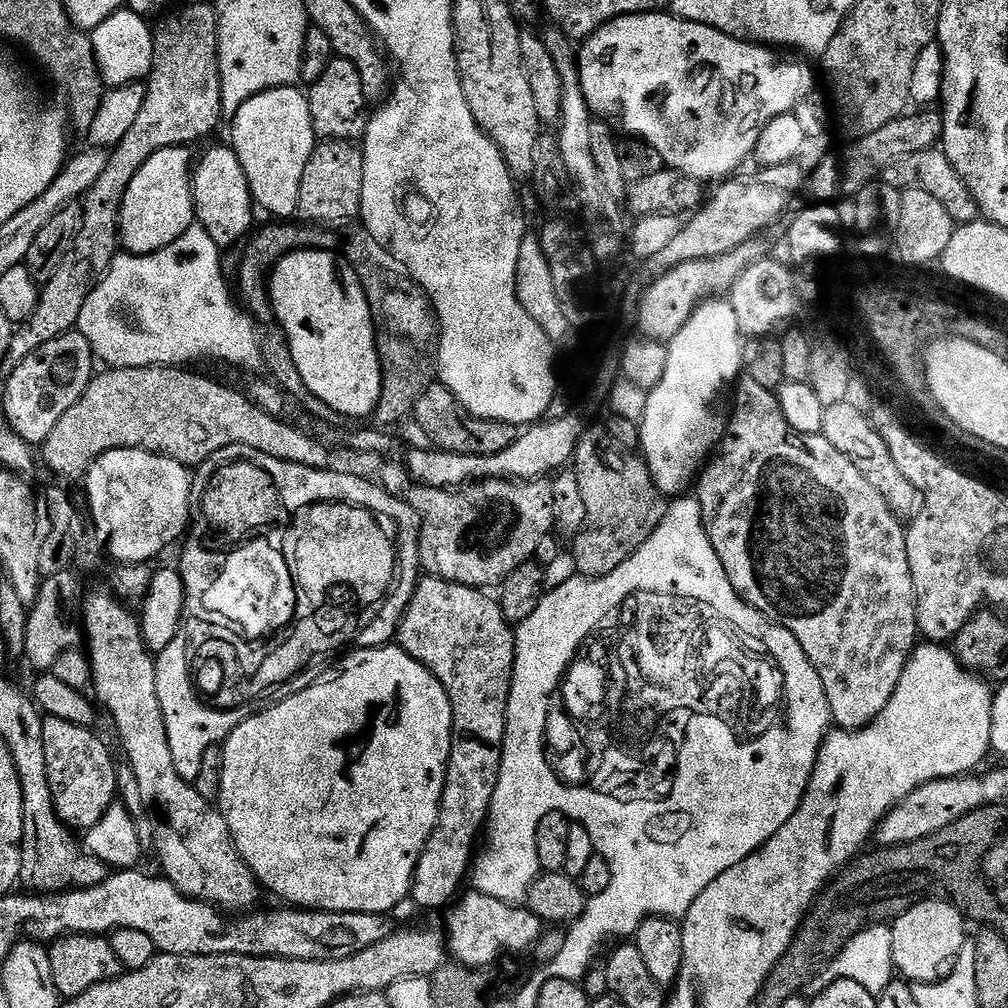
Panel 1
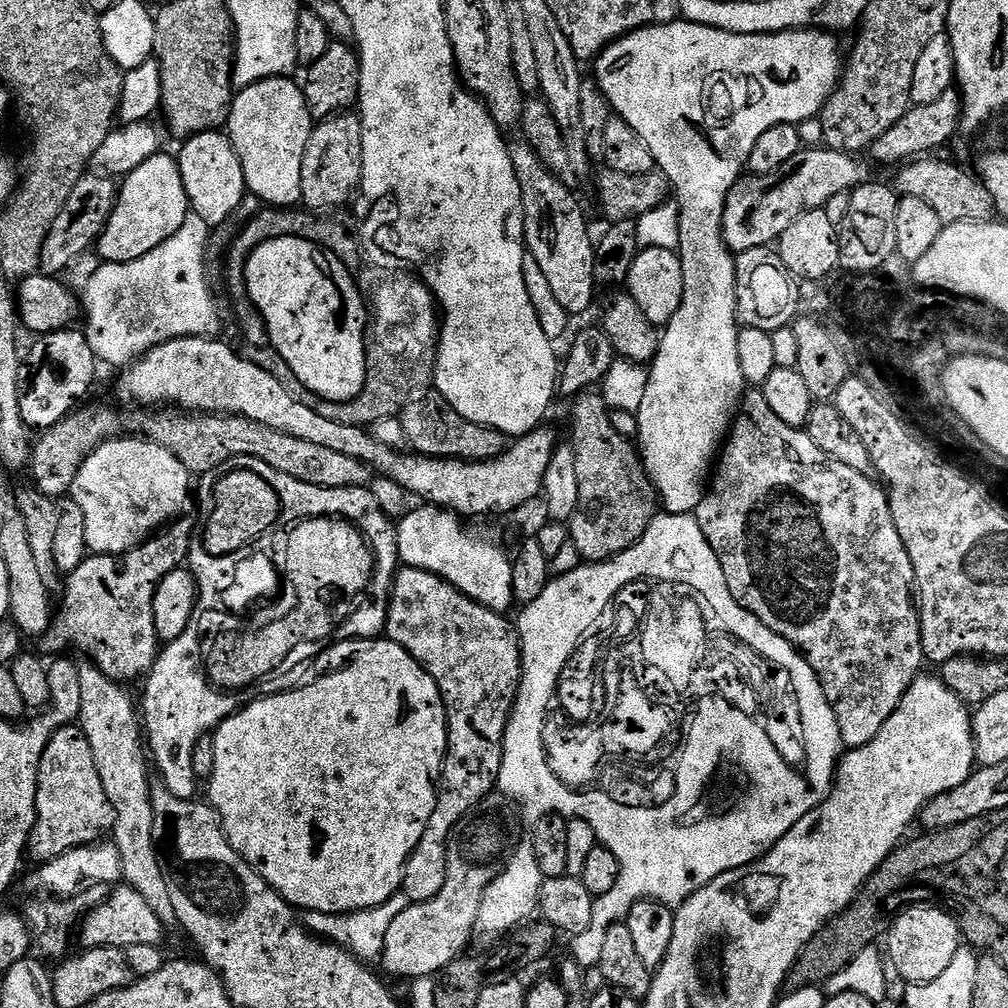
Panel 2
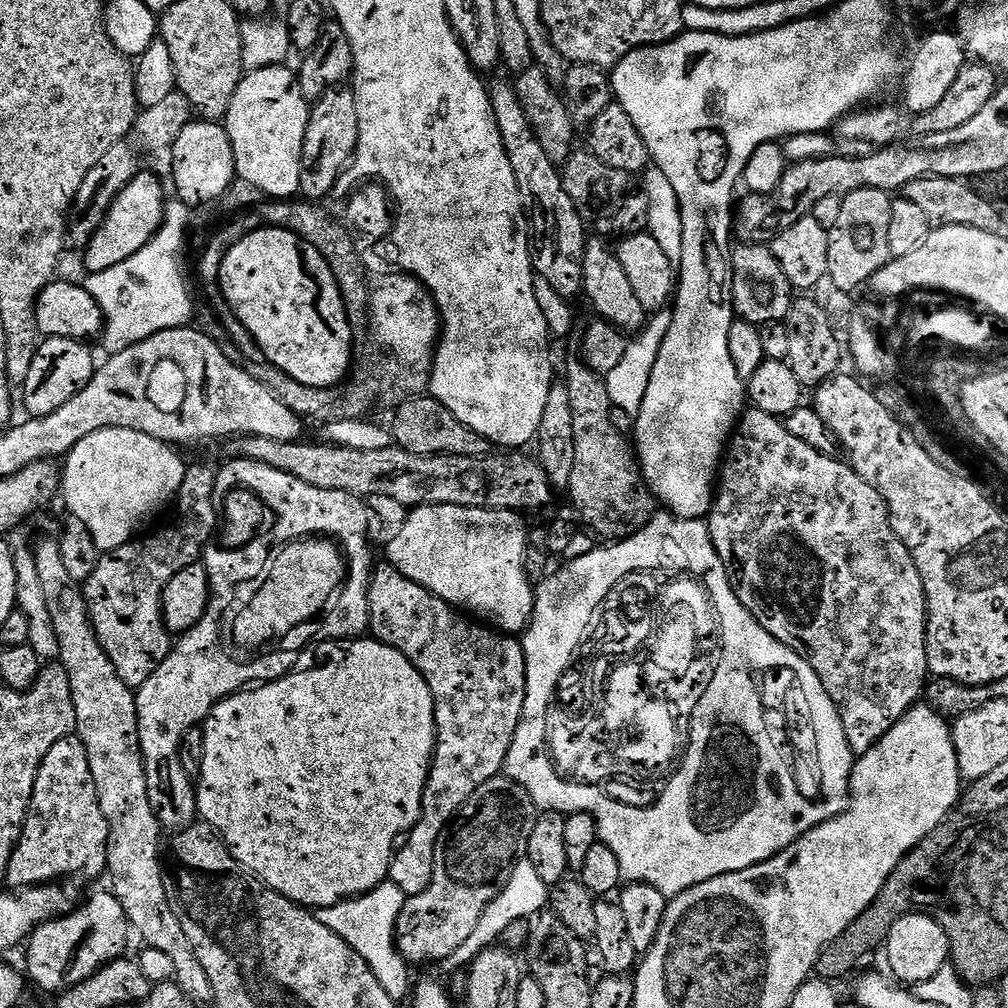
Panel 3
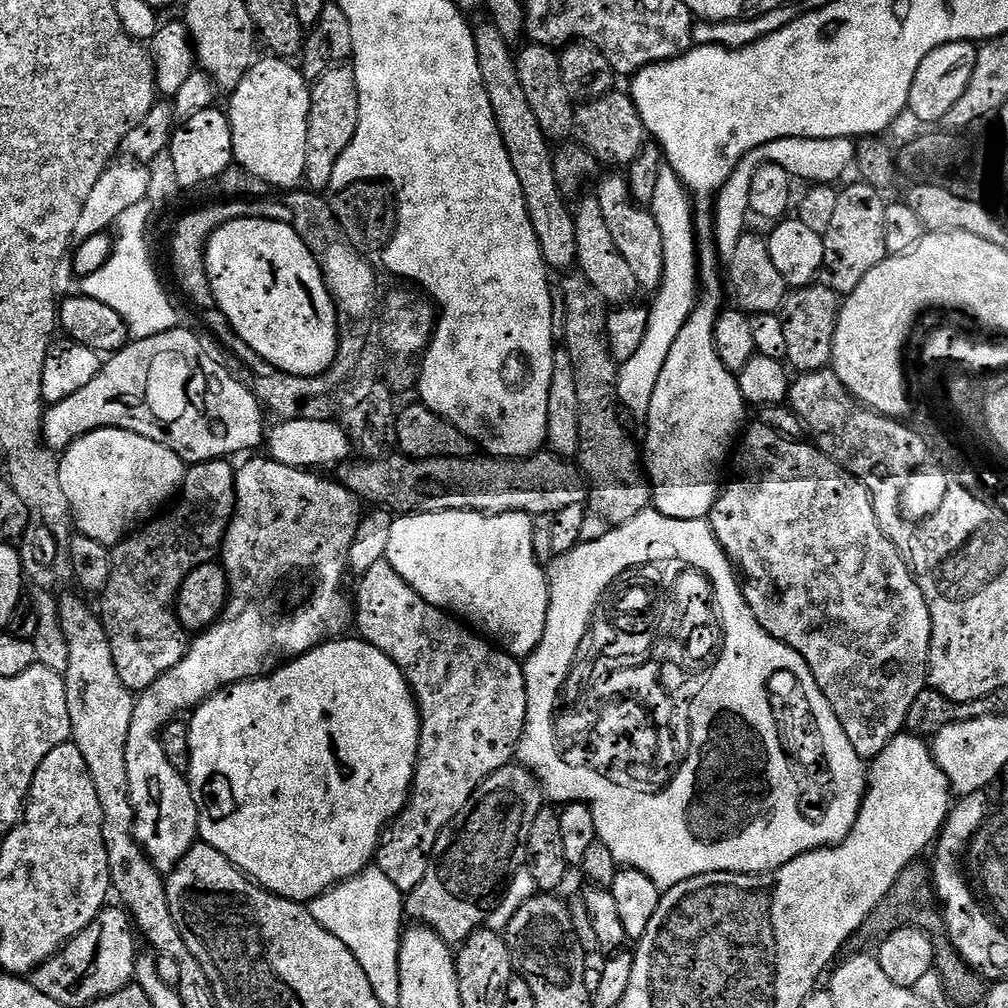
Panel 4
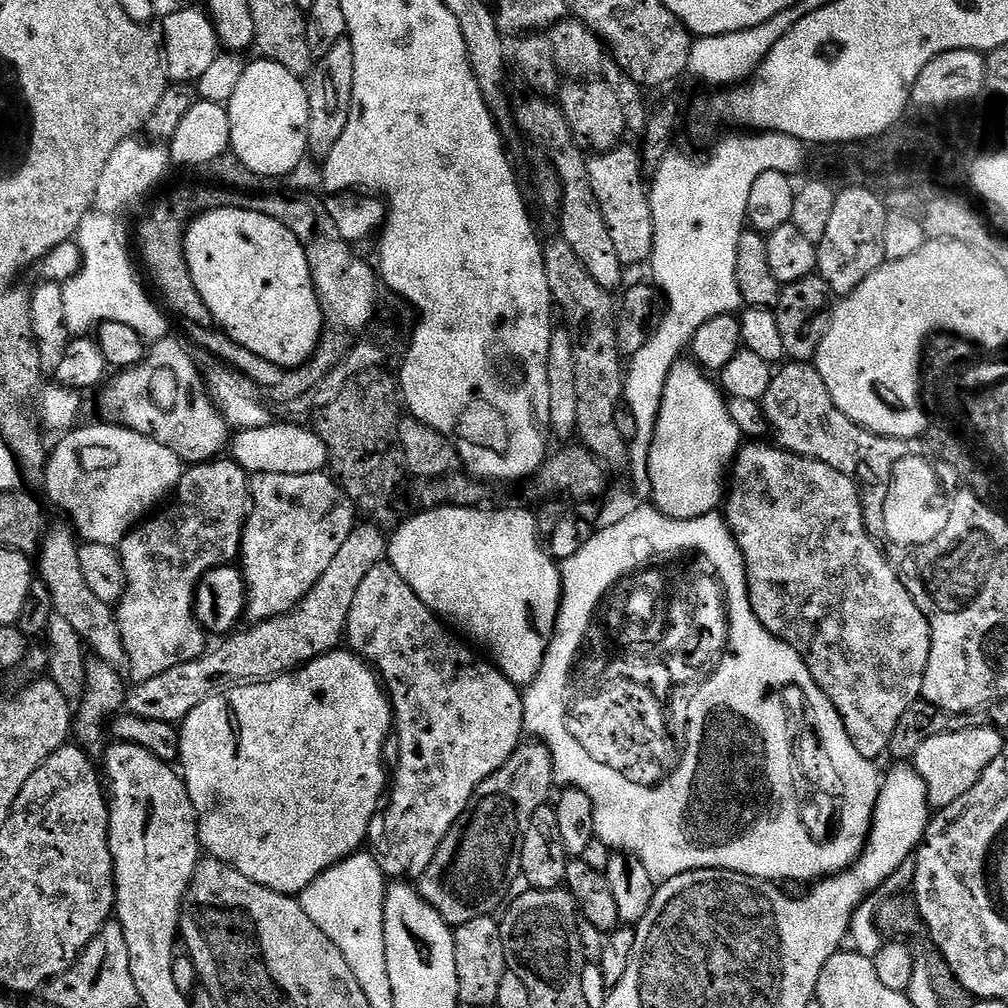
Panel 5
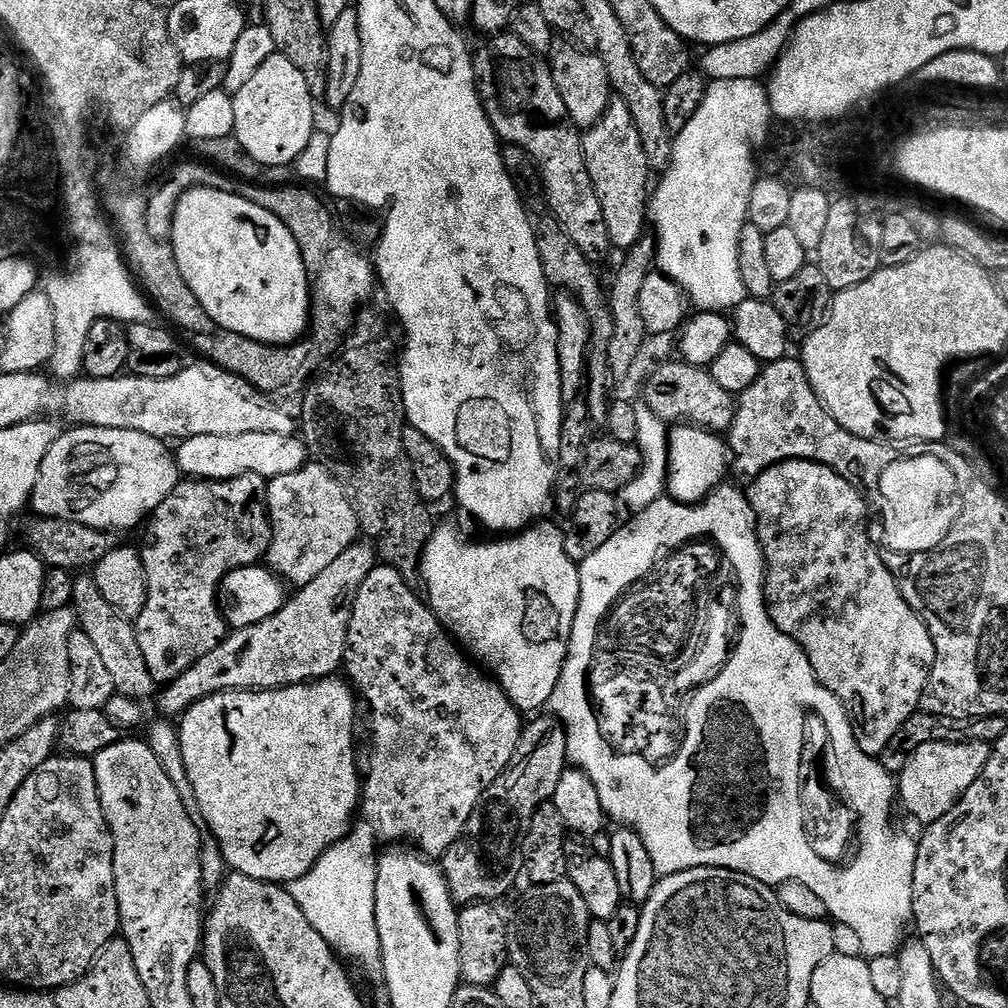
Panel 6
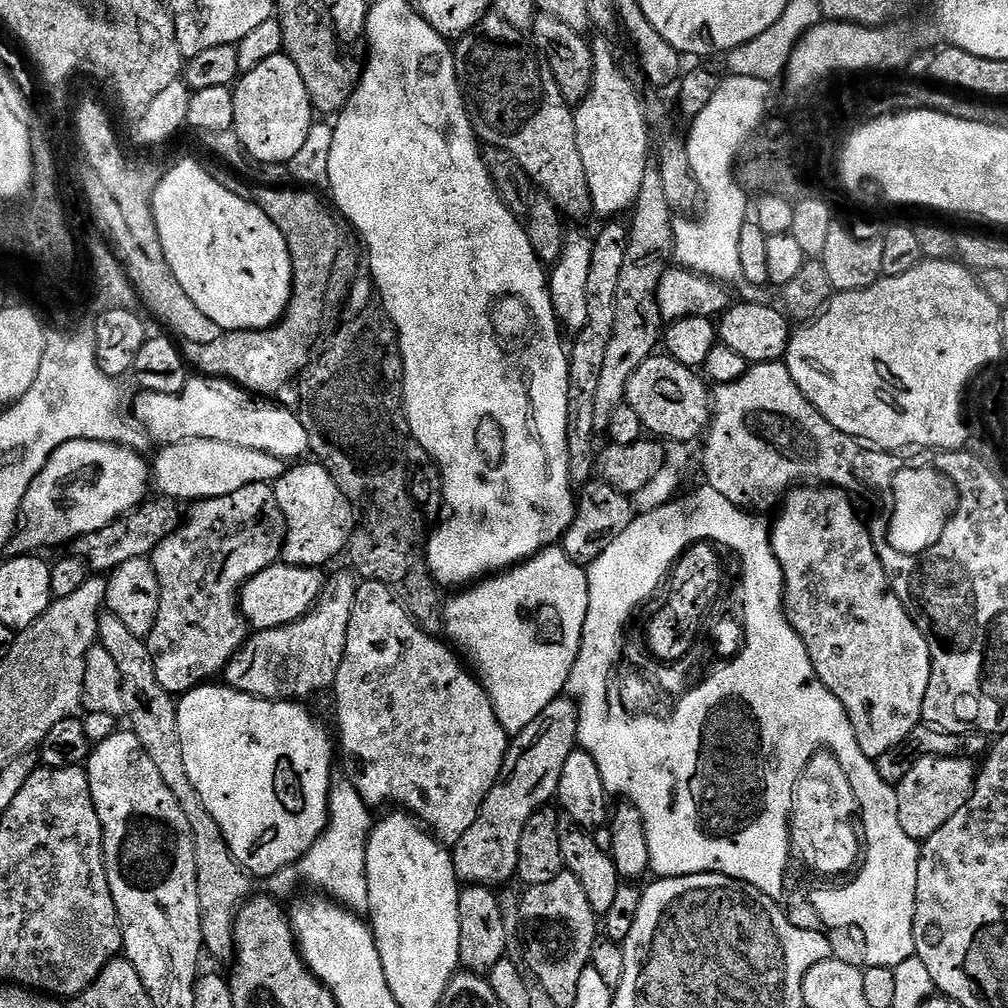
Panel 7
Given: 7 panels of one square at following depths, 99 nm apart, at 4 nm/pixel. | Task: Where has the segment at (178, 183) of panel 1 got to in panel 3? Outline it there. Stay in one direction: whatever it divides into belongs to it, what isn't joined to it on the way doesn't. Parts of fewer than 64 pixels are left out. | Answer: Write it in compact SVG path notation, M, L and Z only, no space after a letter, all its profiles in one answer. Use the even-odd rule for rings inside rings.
M141 170L125 188L117 194L104 225L92 236L88 247L83 249L84 264L89 273L105 272L110 266L118 266L126 262L142 246L146 246L156 237L156 231L164 224L164 206L166 195L160 180L154 173Z

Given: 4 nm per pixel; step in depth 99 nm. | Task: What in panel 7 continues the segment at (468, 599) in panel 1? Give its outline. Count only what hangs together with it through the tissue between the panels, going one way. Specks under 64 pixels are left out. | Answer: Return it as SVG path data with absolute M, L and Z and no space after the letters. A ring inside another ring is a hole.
M364 580L359 585L350 613L345 653L342 654L342 662L338 667L334 692L335 690L336 724L340 727L340 736L338 732L339 747L341 744L345 754L356 756L357 762L364 767L364 773L358 778L355 777L354 780L360 797L370 806L376 806L376 804L403 806L425 829L431 830L441 844L445 846L457 844L462 838L462 834L466 834L466 830L470 830L470 826L474 826L474 818L478 818L478 810L484 799L490 794L492 787L501 783L504 759L510 743L510 734L504 729L502 722L498 722L498 714L494 714L494 706L490 702L486 690L480 685L475 675L465 667L461 657L443 639L432 636L429 632L423 632L413 622L412 615L406 611L392 589L377 580Z

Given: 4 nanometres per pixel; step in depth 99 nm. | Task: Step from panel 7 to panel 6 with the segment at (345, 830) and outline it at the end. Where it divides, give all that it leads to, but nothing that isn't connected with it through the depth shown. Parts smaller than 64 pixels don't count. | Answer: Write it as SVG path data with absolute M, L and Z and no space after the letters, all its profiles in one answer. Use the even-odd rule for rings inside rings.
M357 823L340 841L324 851L322 858L318 858L316 865L305 876L298 878L290 885L290 891L294 902L302 910L306 922L310 922L310 926L318 930L322 938L326 938L326 942L337 956L345 961L353 960L368 975L370 983L380 986L384 982L384 963L382 962L382 942L378 938L378 918L374 914L376 865L378 863L376 847L378 847L378 841L372 833L371 823Z

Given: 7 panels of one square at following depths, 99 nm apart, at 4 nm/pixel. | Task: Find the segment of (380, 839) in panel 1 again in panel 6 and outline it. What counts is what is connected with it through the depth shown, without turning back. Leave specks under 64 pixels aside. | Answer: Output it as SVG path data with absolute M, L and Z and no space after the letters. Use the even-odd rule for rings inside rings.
M325 678L323 680L314 680L310 684L295 684L289 688L269 688L267 690L253 690L250 692L219 692L213 696L202 698L198 703L193 704L191 710L184 713L179 721L180 741L182 742L182 758L186 758L186 774L190 774L190 786L194 786L194 798L198 798L198 806L202 810L202 818L206 825L207 831L215 838L220 853L224 856L225 865L231 871L241 872L255 880L264 880L268 884L278 884L281 886L290 886L298 878L305 876L312 867L318 862L318 858L322 858L322 854L330 846L334 846L340 839L350 831L354 821L358 816L358 809L362 804L362 772L356 769L356 704L358 705L358 696L354 691L351 683L347 679L341 678Z

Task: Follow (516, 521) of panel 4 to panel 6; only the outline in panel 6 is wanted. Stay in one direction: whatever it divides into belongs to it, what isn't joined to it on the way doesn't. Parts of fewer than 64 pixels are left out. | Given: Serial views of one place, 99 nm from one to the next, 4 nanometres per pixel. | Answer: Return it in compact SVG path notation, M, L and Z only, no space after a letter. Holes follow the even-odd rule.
M537 522L522 532L509 535L507 538L492 538L489 544L471 544L468 540L463 540L460 537L460 532L456 528L451 528L450 525L444 524L435 529L433 534L428 539L428 543L424 546L424 553L420 557L420 566L418 569L419 575L424 575L424 588L428 591L426 595L426 603L432 612L440 620L441 626L449 636L455 638L461 645L468 644L467 651L487 671L490 673L493 680L499 684L500 689L510 698L510 702L522 714L528 712L539 713L540 707L547 705L551 701L554 694L554 686L558 686L558 678L562 674L562 666L566 662L566 654L568 653L568 643L570 642L570 634L574 626L574 618L578 610L578 602L580 601L580 566L577 561L570 559L566 554L566 546L564 545L564 533L558 527L548 524L549 522Z

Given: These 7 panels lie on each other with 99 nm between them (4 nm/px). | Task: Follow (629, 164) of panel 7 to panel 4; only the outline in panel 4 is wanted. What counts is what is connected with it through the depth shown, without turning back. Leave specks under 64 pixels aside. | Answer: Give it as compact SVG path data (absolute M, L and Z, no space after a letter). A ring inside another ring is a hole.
M623 175L608 176L594 192L595 199L600 201L602 218L606 218L606 227L618 245L622 258L630 265L634 278L638 278L638 286L645 293L655 293L662 282L664 273L664 255L662 254L662 230L658 230L658 222L652 217L647 207L641 206L632 199L630 186Z

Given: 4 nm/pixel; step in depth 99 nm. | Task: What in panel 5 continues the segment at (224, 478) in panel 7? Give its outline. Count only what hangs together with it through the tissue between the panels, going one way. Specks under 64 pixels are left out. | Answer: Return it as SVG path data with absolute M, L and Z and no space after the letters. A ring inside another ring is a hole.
M273 422L261 428L246 428L237 431L230 440L230 456L237 464L243 466L245 472L255 474L314 474L324 472L329 467L328 447L326 442L311 428L303 428L300 424L279 424Z

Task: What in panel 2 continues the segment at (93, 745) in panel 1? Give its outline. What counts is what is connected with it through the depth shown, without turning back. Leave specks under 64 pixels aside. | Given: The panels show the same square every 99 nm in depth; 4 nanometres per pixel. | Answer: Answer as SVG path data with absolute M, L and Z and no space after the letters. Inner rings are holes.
M79 726L59 728L50 738L40 759L36 783L36 825L26 849L36 862L47 862L75 848L85 848L101 839L103 832L111 833L116 815L110 798L102 790L98 766L94 766L94 750Z

